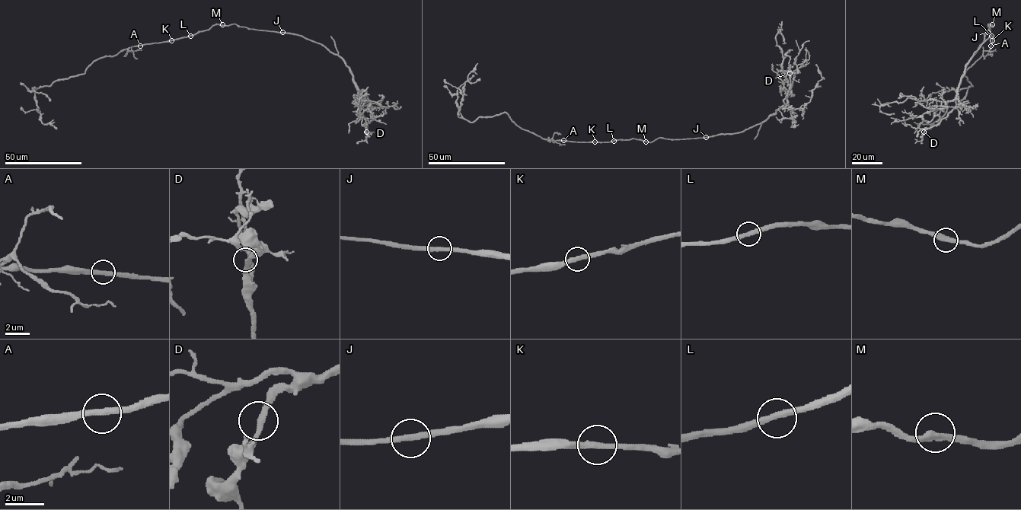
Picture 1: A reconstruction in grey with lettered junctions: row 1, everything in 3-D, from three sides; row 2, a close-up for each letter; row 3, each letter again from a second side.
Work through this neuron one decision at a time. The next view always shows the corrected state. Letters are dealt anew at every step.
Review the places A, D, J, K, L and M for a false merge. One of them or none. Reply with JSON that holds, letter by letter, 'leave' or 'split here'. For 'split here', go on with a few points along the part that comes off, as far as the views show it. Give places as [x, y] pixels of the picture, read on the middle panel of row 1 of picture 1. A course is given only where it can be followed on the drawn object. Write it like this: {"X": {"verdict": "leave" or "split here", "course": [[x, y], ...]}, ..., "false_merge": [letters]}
{"A": {"verdict": "leave"}, "D": {"verdict": "leave"}, "J": {"verdict": "leave"}, "K": {"verdict": "leave"}, "L": {"verdict": "leave"}, "M": {"verdict": "leave"}, "false_merge": []}

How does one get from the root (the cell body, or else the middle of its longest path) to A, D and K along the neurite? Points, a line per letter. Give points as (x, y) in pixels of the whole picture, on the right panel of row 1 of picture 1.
A: (991, 25), (989, 27), (993, 38), (990, 46)
D: (991, 25), (988, 24), (990, 30), (984, 41), (965, 67), (955, 106), (923, 132)
K: (991, 25), (989, 29), (992, 40)

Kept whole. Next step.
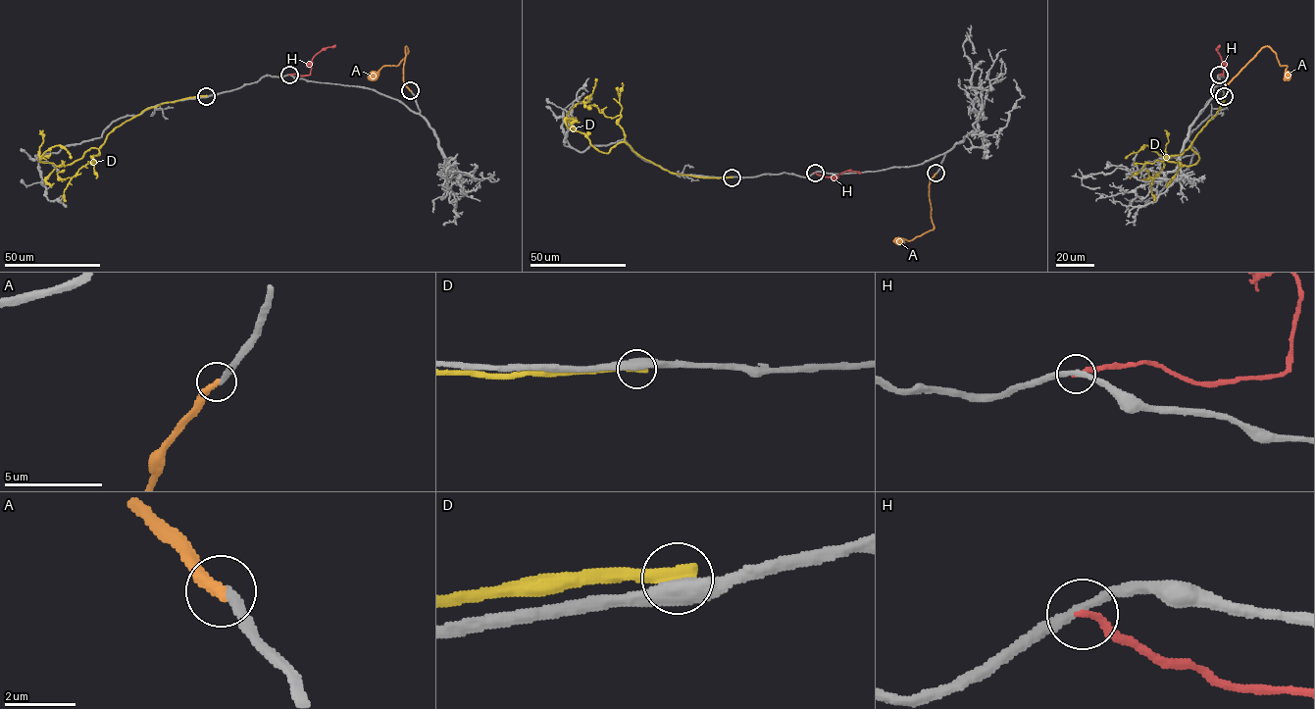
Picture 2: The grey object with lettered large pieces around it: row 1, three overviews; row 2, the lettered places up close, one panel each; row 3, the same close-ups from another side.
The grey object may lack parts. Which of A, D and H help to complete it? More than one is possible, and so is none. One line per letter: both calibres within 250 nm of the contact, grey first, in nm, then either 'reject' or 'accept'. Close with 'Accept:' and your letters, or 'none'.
A: 280/340 nm | accept
D: 500/440 nm | reject
H: 260/200 nm | reject
Accept: A

